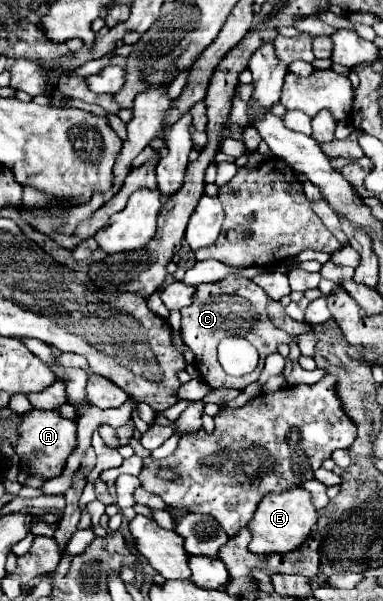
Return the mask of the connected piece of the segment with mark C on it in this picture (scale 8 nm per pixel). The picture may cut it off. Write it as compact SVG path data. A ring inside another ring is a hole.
M227 275L221 281L215 283L201 283L195 287L193 293L193 303L185 309L181 309L181 339L183 343L193 351L195 355L195 369L199 373L199 377L203 381L209 383L209 387L233 387L243 391L249 383L259 379L259 373L265 365L267 355L275 353L279 349L281 343L297 343L297 335L291 335L279 327L273 325L273 321L267 315L267 305L269 305L269 297L265 297L265 291L261 287L257 287L253 281L245 279L245 277L235 277L235 275ZM235 301L247 301L247 313L237 315L237 313L229 313L233 311L231 305L235 305ZM223 337L245 337L249 343L253 343L253 347L259 351L259 367L245 375L245 377L231 377L227 375L219 361L217 361L217 343Z

